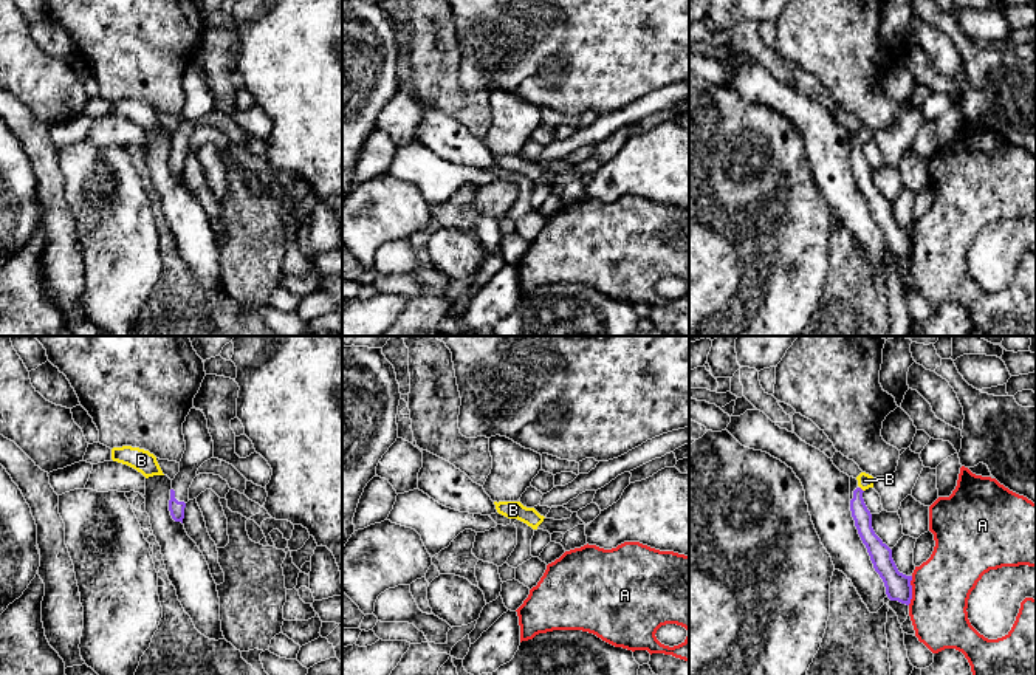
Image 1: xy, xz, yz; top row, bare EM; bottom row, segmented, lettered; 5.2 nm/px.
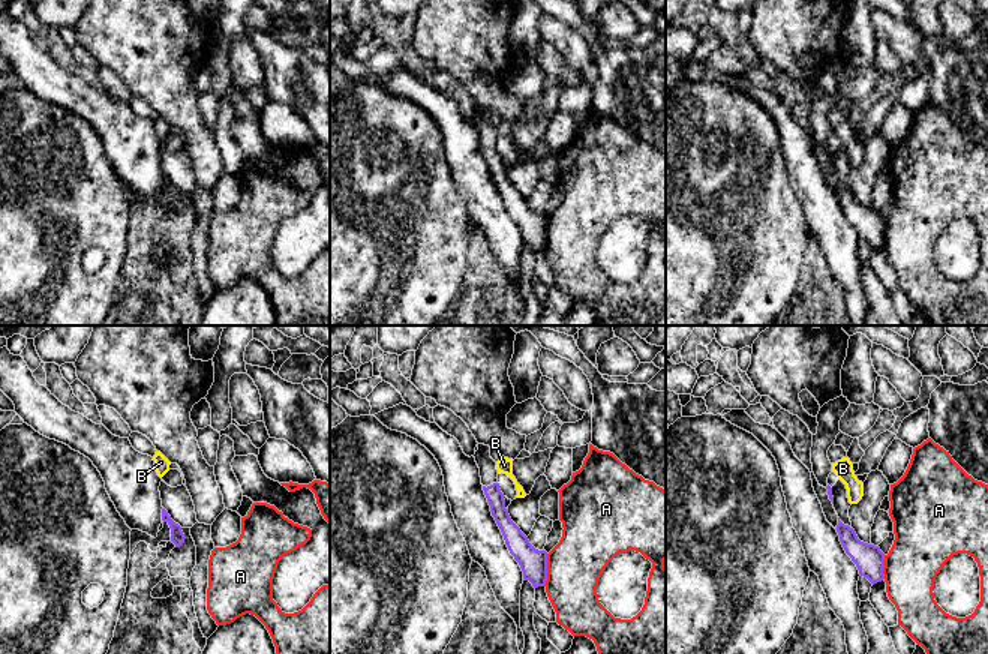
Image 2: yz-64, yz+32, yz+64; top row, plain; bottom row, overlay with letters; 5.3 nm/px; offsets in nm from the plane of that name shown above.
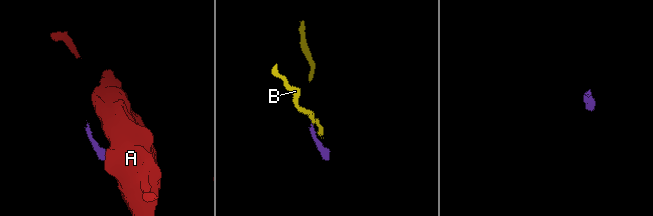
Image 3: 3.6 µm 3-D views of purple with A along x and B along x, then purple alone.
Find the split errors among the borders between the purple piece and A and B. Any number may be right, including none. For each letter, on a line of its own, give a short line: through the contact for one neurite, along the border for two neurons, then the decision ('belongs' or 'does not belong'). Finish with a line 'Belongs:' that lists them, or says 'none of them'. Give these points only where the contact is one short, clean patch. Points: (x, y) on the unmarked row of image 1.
A: line yz (912, 229), (911, 254), (908, 257); does not belong
B: line yz (860, 140), (863, 144); does not belong
Belongs: none of them

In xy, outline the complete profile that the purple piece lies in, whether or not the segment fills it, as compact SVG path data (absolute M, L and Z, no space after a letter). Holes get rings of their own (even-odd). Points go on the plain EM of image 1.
M190 62L183 76L186 104L180 115L180 125L172 133L169 164L175 175L184 172L184 161L189 155L189 141L197 130L198 121L214 111L214 94L208 82L208 73L201 63Z

